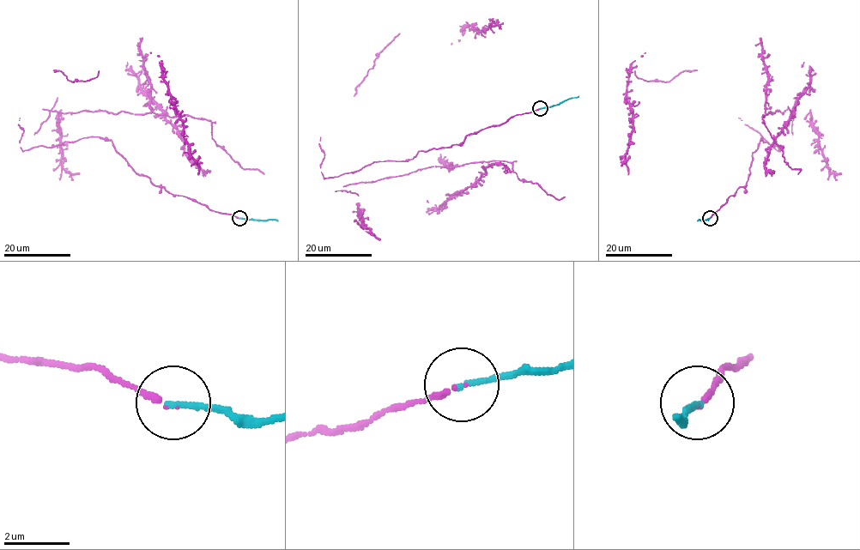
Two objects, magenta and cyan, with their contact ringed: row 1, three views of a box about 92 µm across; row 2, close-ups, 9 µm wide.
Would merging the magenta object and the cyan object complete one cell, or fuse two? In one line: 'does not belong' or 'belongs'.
belongs

